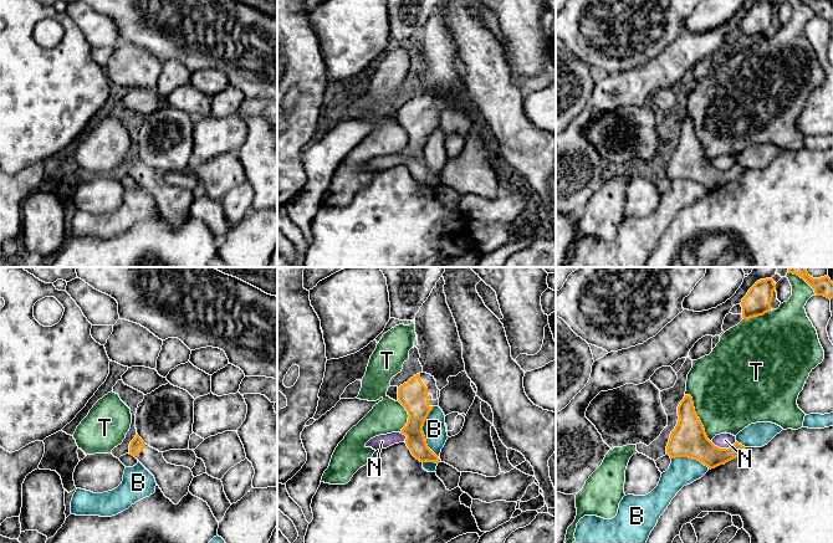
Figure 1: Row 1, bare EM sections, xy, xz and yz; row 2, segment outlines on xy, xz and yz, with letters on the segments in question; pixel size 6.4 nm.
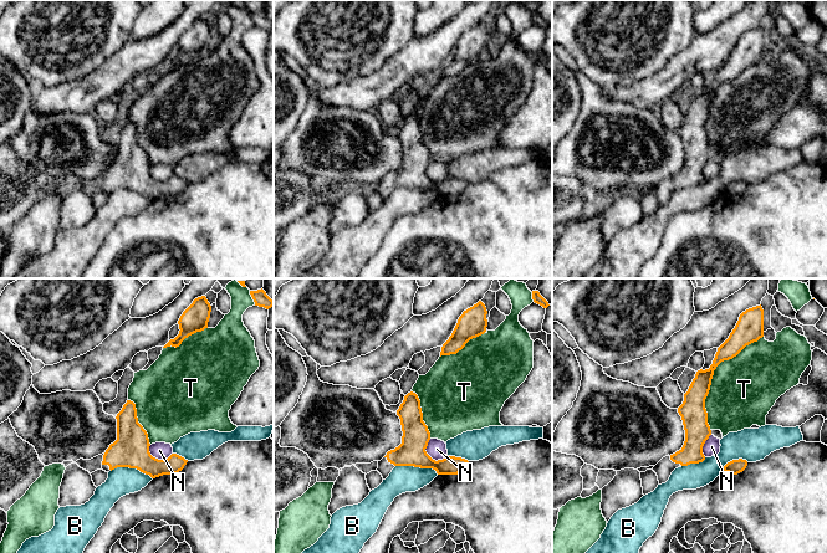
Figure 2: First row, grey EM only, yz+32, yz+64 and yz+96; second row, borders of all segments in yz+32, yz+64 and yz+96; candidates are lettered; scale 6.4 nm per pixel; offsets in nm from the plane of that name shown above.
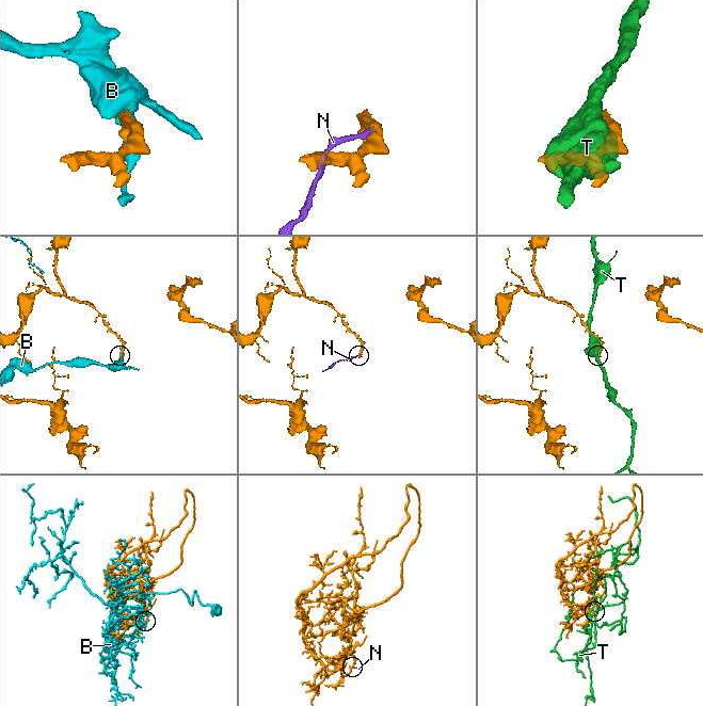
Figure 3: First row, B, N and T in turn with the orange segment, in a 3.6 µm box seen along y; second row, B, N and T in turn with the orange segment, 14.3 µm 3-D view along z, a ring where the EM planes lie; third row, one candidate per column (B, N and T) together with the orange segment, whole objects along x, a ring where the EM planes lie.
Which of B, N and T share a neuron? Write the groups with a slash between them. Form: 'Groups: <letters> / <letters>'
Groups: B / N / T

